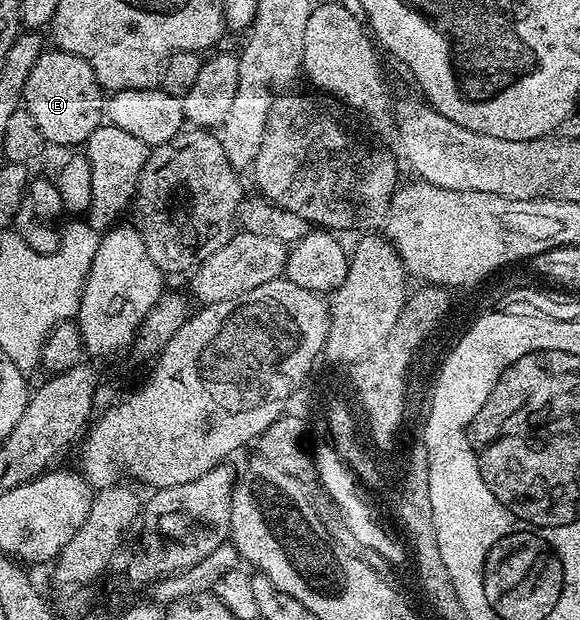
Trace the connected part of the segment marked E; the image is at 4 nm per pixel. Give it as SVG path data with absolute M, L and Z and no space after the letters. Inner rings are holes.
M58 48L44 49L33 64L29 80L23 89L22 105L33 116L37 128L41 128L44 143L55 146L79 146L98 126L105 122L105 91L100 86L93 68L81 56Z

